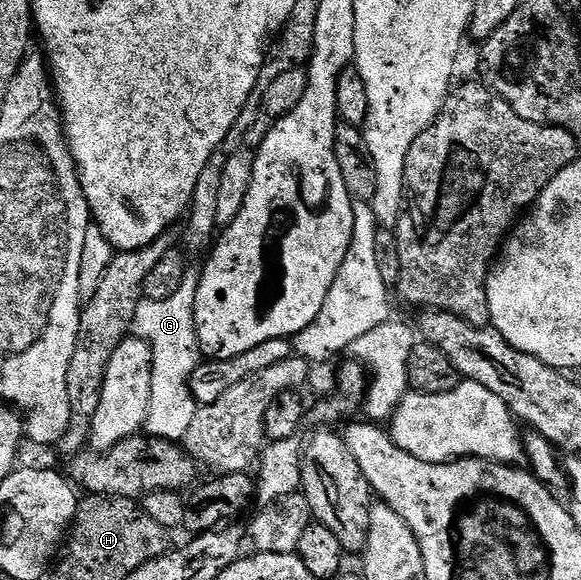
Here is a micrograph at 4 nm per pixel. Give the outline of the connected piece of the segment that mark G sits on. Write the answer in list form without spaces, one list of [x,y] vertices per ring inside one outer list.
[[[189,266],[180,289],[164,301],[143,299],[138,303],[134,314],[131,327],[133,336],[149,343],[153,351],[152,401],[149,403],[149,417],[144,428],[151,438],[166,439],[170,442],[183,440],[198,408],[198,404],[191,397],[190,381],[192,373],[202,361],[194,317],[200,275],[201,270],[197,266]]]

